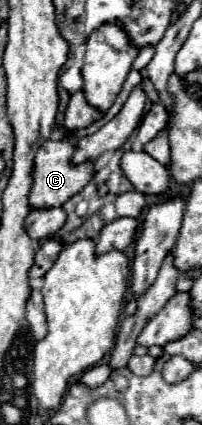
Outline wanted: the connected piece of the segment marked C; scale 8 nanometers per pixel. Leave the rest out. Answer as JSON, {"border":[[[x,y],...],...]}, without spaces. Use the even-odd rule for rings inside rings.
{"border":[[[67,139],[47,141],[39,147],[39,151],[35,155],[35,183],[31,187],[31,211],[61,207],[69,197],[77,195],[87,185],[87,181],[93,177],[91,163],[71,165],[73,151],[75,151],[75,147]]]}

